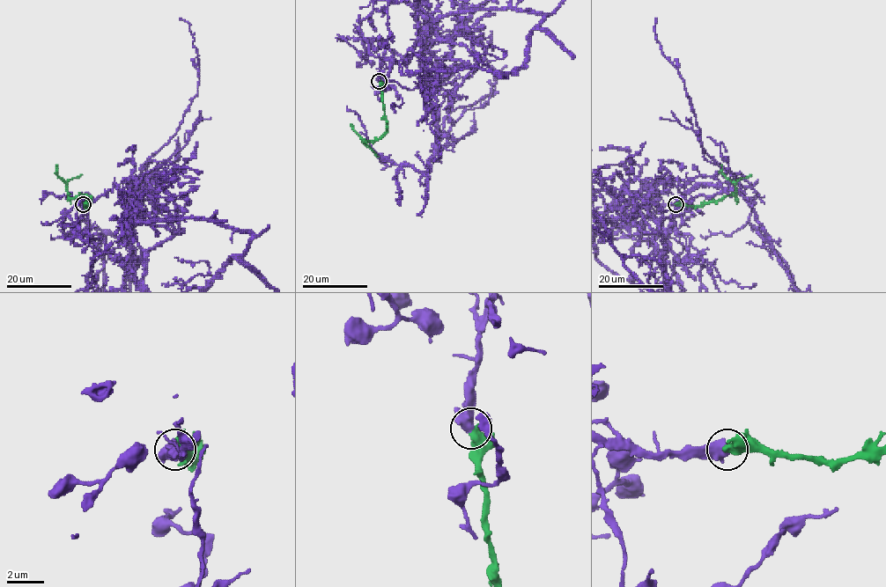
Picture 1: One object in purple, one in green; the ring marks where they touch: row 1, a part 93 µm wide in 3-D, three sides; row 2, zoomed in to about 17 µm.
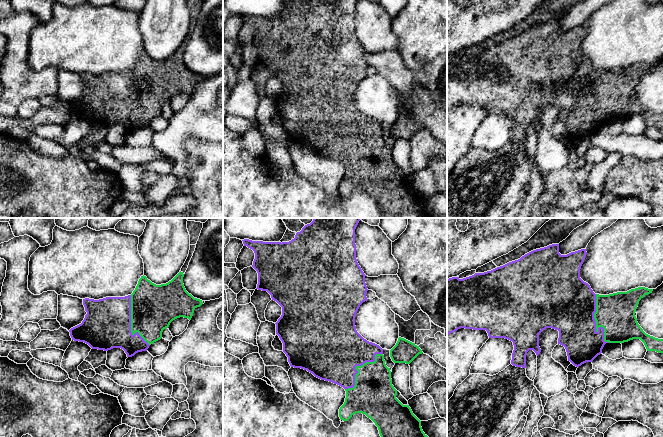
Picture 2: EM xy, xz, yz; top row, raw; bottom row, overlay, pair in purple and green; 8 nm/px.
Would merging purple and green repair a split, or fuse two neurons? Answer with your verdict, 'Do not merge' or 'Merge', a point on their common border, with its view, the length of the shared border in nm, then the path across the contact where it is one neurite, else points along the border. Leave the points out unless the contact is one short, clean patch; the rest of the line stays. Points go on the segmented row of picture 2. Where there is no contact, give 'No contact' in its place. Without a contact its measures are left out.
Merge. Touches purple at yz (595, 323). Shared border 400 nm

